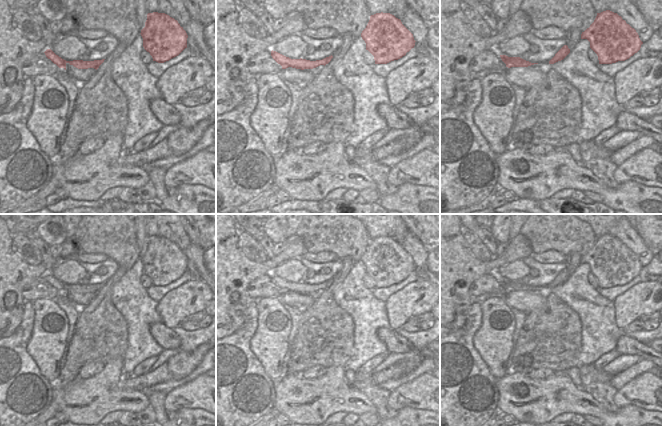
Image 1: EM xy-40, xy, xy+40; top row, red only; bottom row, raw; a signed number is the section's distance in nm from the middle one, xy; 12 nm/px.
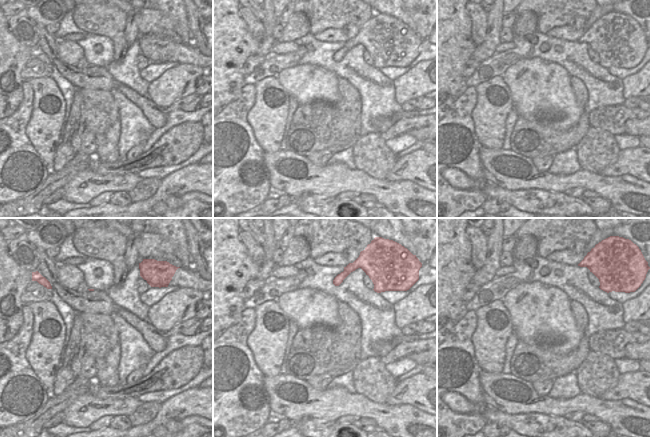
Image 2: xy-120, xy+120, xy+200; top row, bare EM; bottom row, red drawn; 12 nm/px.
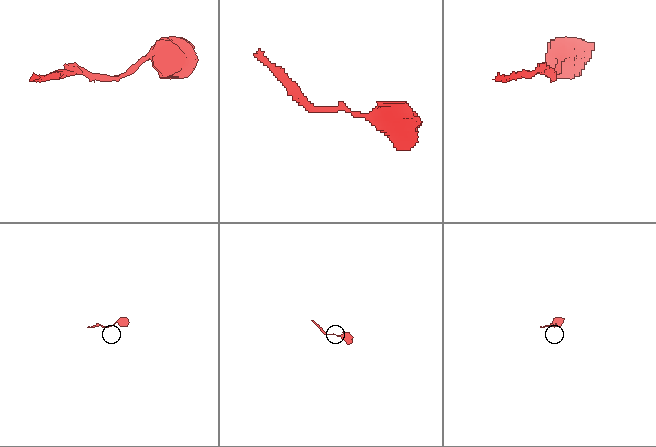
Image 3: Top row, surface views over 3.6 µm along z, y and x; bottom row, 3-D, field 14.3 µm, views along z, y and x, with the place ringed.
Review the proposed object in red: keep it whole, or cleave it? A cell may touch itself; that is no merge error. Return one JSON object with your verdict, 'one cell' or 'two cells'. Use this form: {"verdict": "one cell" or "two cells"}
{"verdict": "one cell"}

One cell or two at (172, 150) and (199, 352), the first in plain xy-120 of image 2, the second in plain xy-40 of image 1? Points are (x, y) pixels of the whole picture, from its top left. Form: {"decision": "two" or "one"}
{"decision": "one"}

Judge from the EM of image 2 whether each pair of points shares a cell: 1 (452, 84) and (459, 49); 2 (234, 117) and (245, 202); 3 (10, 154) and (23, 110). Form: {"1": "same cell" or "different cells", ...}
{"1": "same cell", "2": "same cell", "3": "same cell"}

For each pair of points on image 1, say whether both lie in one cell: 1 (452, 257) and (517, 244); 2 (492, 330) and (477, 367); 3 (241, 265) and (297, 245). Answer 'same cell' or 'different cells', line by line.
1: same cell
2: different cells
3: same cell

